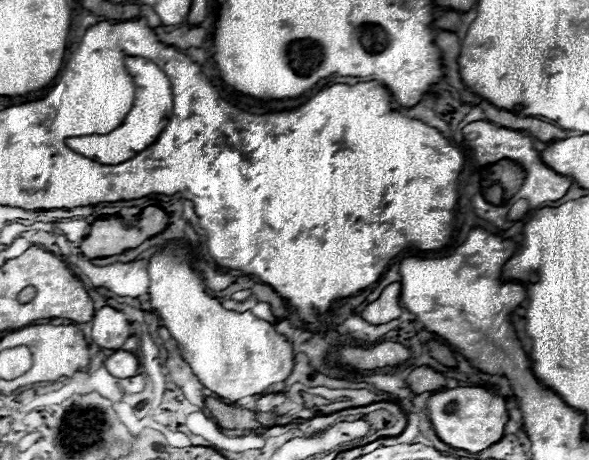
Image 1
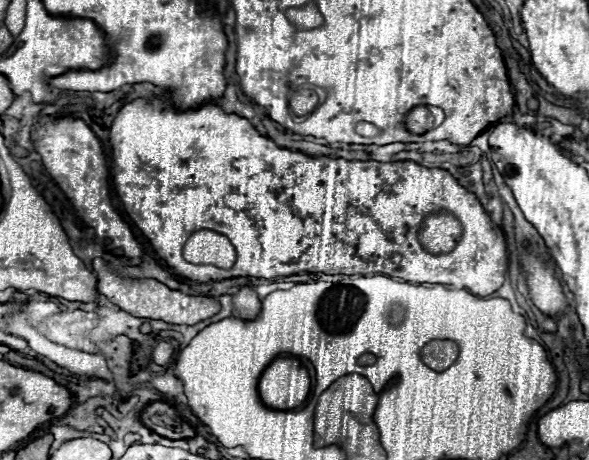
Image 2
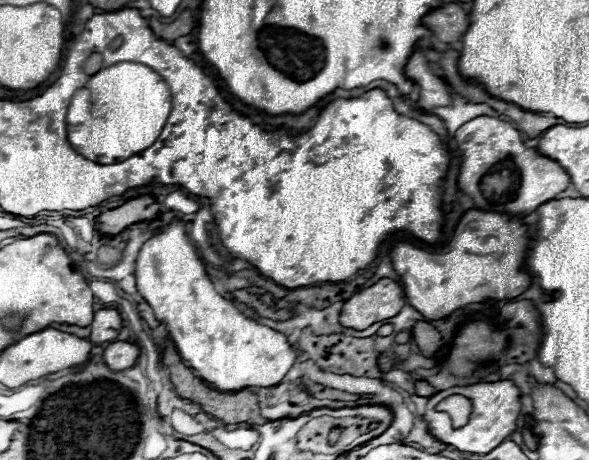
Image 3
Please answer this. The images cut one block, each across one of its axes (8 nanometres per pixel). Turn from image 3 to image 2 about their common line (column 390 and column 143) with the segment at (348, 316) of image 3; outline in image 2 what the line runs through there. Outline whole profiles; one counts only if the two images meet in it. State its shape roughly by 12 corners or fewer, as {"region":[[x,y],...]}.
{"region":[[94,258],[98,292],[124,312],[194,326],[220,312],[216,298],[130,280]]}

